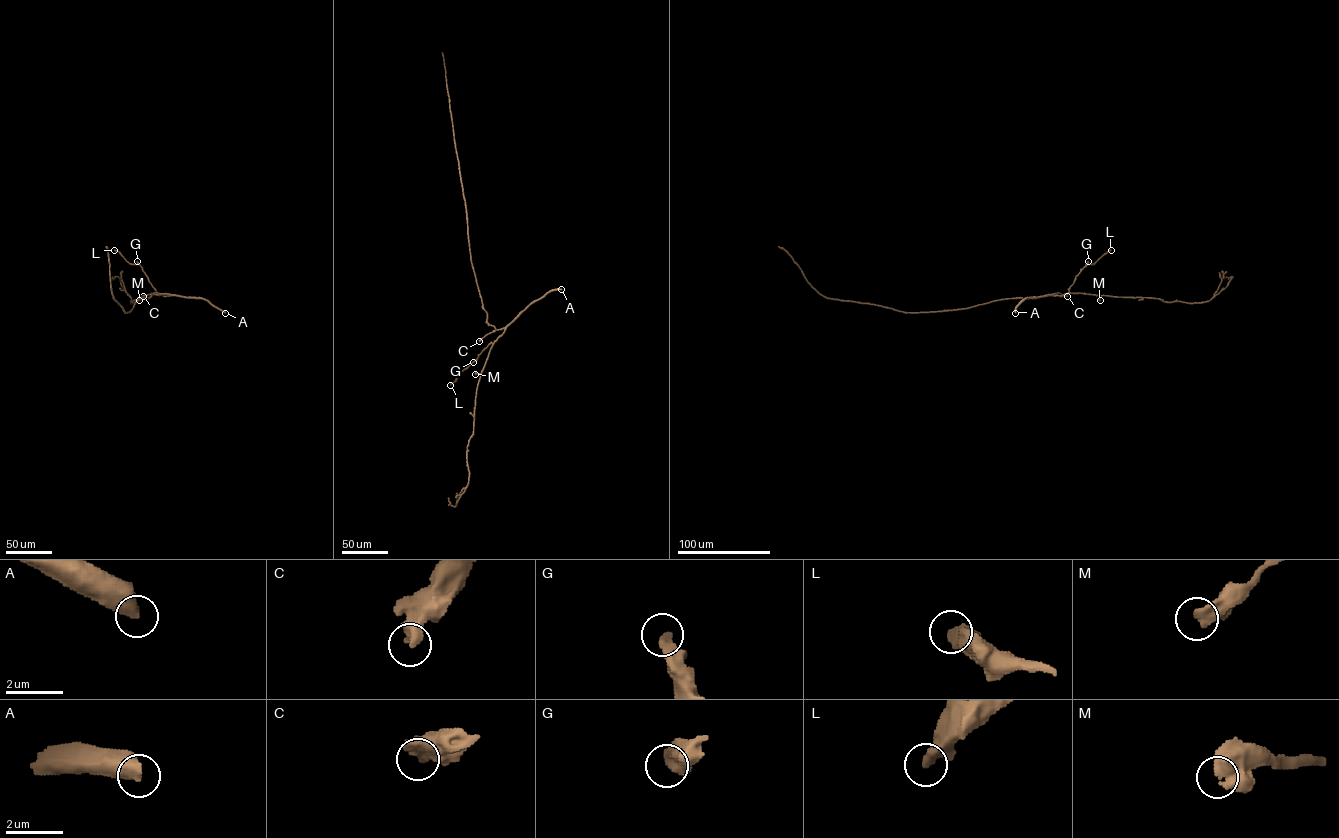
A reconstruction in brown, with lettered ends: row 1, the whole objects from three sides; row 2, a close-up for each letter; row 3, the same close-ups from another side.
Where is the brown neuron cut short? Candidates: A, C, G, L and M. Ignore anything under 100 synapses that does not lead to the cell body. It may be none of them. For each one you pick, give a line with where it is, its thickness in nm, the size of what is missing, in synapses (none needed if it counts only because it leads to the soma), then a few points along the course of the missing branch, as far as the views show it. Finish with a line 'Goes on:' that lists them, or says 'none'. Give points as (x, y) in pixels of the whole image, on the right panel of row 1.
Goes on: none

